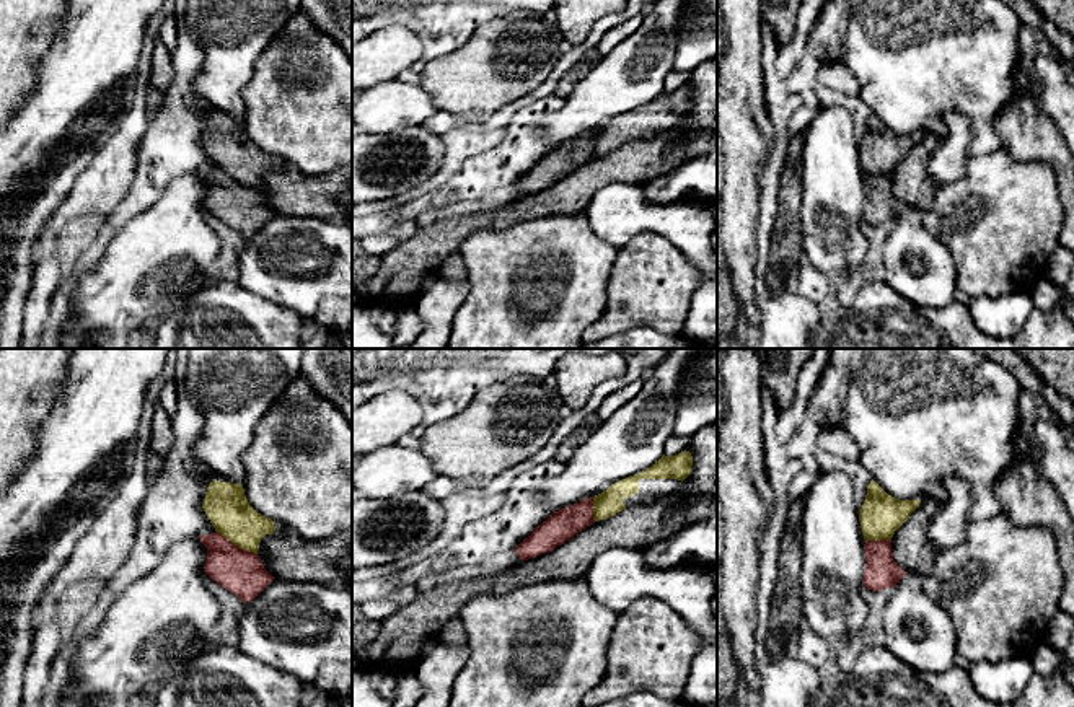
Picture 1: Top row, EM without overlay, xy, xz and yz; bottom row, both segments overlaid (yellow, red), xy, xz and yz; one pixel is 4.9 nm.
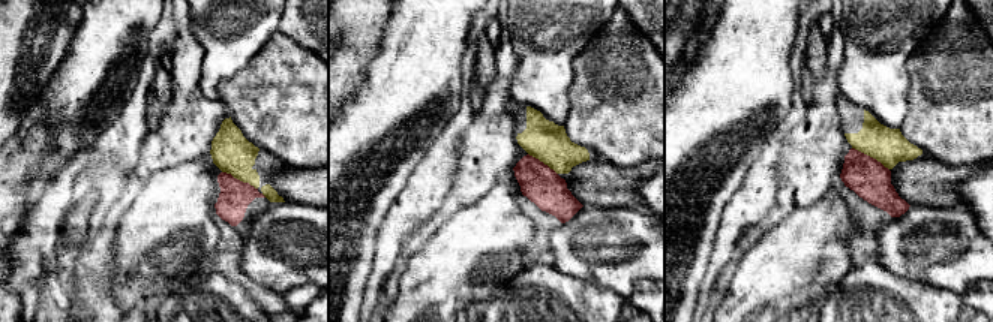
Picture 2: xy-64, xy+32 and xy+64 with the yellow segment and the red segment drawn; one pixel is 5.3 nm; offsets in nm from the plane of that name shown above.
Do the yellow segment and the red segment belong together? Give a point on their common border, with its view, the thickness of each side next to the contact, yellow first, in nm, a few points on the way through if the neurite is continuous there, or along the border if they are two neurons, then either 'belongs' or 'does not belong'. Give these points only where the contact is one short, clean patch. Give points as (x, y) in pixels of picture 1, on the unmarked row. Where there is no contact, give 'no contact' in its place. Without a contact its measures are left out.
xy (237, 180) | 220/220 nm | does not belong

